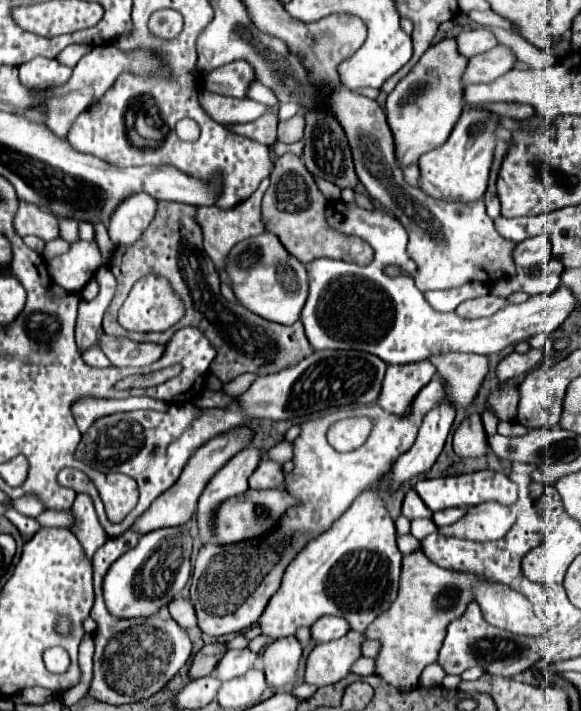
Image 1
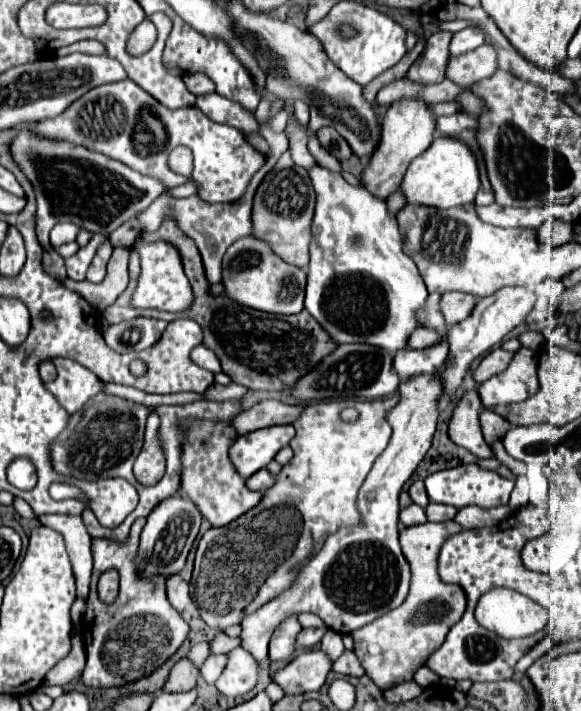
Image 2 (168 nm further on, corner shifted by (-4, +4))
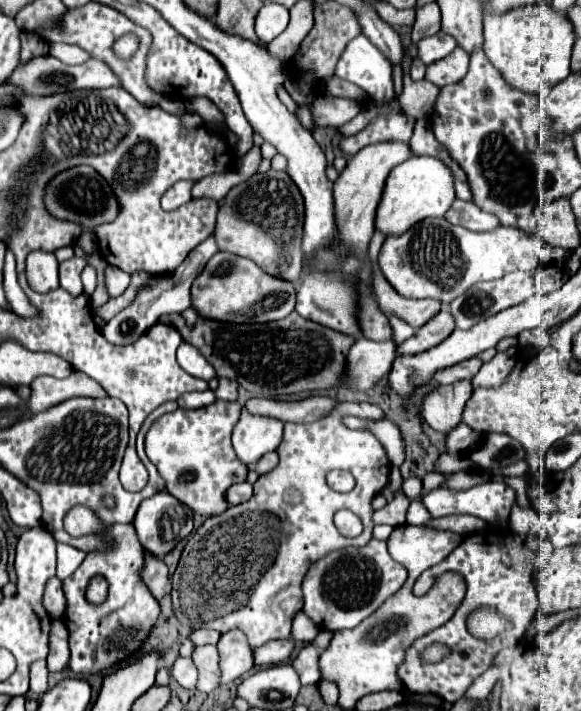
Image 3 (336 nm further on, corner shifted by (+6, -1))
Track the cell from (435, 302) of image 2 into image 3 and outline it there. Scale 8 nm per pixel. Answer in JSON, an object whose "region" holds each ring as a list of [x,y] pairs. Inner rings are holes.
{"region":[[[390,319],[390,327],[392,327],[392,339],[396,345],[404,343],[406,339],[410,339],[414,335],[414,329],[408,323],[402,323],[400,319]]]}

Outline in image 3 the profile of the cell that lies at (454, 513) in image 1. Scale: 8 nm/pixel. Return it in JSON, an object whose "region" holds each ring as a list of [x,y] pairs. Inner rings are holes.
{"region":[[[420,499],[412,501],[410,507],[408,507],[408,511],[406,511],[406,523],[408,525],[424,525],[428,519],[430,519],[430,513],[422,505],[422,501]]]}

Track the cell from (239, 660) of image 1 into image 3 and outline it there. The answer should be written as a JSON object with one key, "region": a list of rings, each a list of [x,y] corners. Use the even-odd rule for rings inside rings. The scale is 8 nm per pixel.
{"region":[[[178,657],[170,669],[170,675],[178,681],[180,687],[184,689],[194,689],[198,671],[194,671],[194,663],[190,657]]]}

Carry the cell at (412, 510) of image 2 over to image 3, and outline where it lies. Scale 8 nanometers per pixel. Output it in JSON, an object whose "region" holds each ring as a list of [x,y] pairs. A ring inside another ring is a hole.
{"region":[[[402,491],[394,493],[394,499],[380,511],[374,511],[374,523],[386,523],[386,525],[402,525],[406,523],[406,507],[410,505],[410,499],[406,495],[402,495]]]}

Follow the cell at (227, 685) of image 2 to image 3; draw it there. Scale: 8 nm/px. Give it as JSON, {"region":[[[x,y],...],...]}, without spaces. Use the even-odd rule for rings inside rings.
{"region":[[[196,645],[192,651],[192,661],[198,669],[196,689],[204,693],[218,689],[218,649],[216,645]]]}

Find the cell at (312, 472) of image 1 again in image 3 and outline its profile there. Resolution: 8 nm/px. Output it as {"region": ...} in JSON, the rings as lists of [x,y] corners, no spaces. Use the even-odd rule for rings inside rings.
{"region":[[[338,403],[338,407],[330,415],[314,423],[286,423],[284,439],[278,447],[280,461],[272,471],[258,477],[258,481],[254,483],[252,499],[242,505],[228,507],[218,517],[208,517],[204,525],[186,541],[174,583],[174,589],[178,591],[180,599],[182,615],[178,619],[182,625],[188,625],[192,629],[216,629],[220,633],[240,629],[252,647],[260,647],[270,639],[290,639],[292,619],[304,603],[300,583],[308,567],[336,549],[364,547],[372,539],[374,509],[370,501],[386,487],[390,475],[390,461],[386,457],[384,447],[370,431],[352,431],[344,427],[344,415],[358,415],[362,419],[384,417],[382,409],[372,403]],[[328,469],[350,471],[356,479],[356,487],[348,493],[338,493],[330,489],[326,483]],[[340,509],[350,509],[362,519],[362,535],[358,535],[356,539],[348,539],[338,533],[334,525],[334,513]]]}

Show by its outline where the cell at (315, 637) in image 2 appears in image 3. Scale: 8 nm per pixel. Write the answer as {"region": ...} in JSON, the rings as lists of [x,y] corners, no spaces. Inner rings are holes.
{"region":[[[268,641],[262,647],[252,649],[256,667],[278,665],[278,663],[286,661],[290,657],[290,653],[292,653],[292,641]]]}

